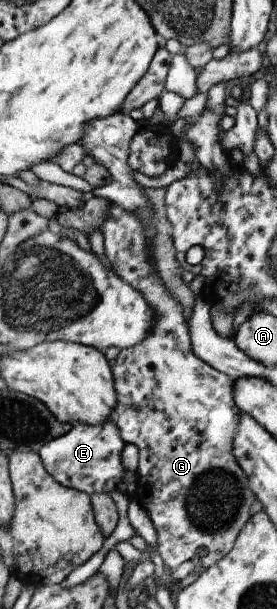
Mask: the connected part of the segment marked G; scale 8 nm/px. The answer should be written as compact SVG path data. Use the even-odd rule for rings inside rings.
M113 203L111 209L111 217L105 225L103 225L103 233L105 237L105 252L112 264L113 269L117 273L127 280L131 285L136 286L138 290L141 290L145 297L148 297L148 301L152 302L153 307L157 310L157 324L153 329L153 333L143 341L143 343L136 345L132 348L123 350L120 358L114 365L114 373L117 379L117 391L120 394L120 404L117 409L116 422L121 431L125 441L128 444L137 444L137 447L141 449L140 466L139 466L139 489L137 489L132 499L139 501L143 504L143 507L150 513L153 523L159 532L159 549L158 553L162 556L163 561L171 567L173 570L179 569L185 561L199 561L196 567L196 571L208 570L224 560L236 548L237 539L241 533L244 532L250 522L251 515L253 515L253 505L257 501L258 495L251 489L251 482L249 474L245 473L245 468L240 464L239 459L236 456L236 439L237 433L240 432L241 417L243 417L243 411L240 405L237 405L236 389L237 380L231 377L228 373L223 373L218 370L216 366L209 365L208 361L203 361L199 355L197 355L196 349L193 349L192 330L188 322L188 317L185 314L185 307L181 305L181 301L173 295L172 290L165 285L165 279L161 277L160 270L154 260L152 254L152 240L149 238L149 229L145 225L145 219L141 217L139 213L129 211L129 209L122 208L121 205Z

